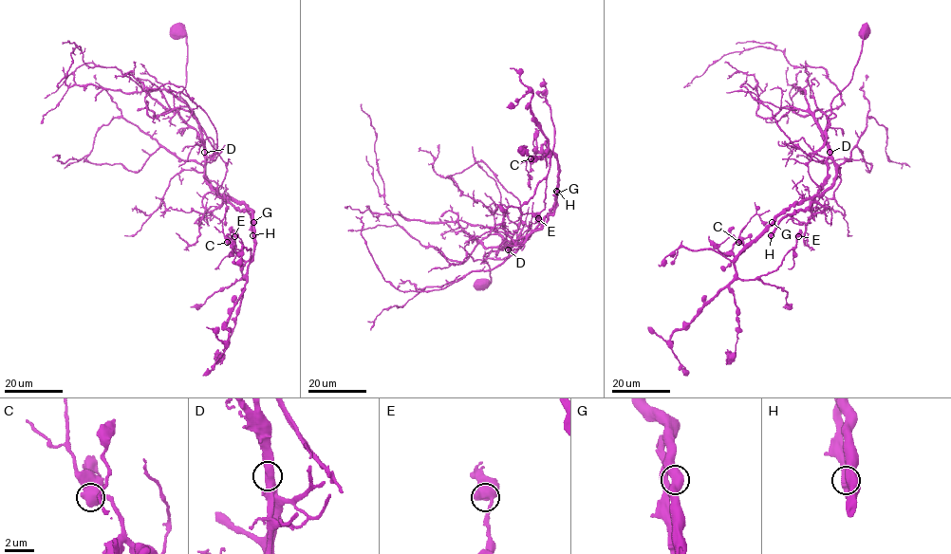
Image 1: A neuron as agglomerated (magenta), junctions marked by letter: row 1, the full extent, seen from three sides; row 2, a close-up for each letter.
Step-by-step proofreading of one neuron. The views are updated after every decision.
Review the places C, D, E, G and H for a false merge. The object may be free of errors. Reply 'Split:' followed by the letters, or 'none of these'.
Split: D

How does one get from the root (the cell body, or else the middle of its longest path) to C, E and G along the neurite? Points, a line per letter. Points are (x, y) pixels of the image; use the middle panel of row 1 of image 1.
C: (480, 285), (491, 281), (483, 256), (531, 228), (522, 239), (529, 236), (555, 202), (557, 156), (531, 158)
E: (480, 285), (491, 281), (483, 256), (531, 228), (522, 239), (529, 236), (550, 212), (552, 154), (538, 218)
G: (480, 285), (491, 281), (483, 256), (512, 246), (531, 228), (522, 239), (529, 236), (550, 212), (557, 192)

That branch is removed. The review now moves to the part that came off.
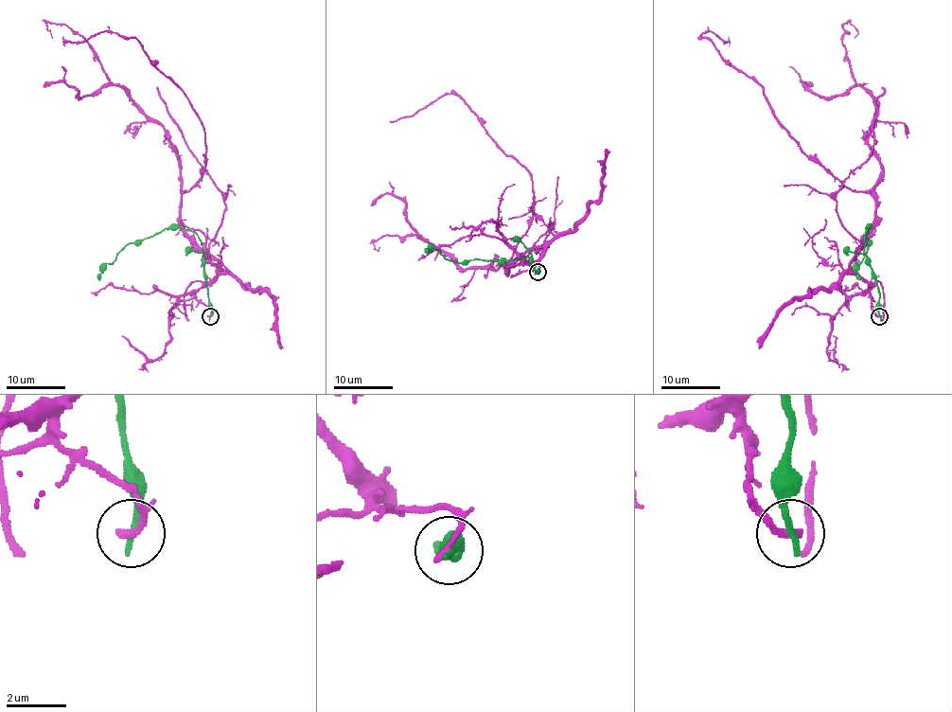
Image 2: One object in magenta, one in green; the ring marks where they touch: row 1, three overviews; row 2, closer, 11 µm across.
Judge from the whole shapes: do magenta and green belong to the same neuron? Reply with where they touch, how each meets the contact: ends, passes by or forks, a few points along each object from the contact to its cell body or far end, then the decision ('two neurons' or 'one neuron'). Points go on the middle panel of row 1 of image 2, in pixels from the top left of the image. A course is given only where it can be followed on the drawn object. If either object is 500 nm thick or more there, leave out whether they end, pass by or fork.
at (537, 272); magenta ends there; green ends there; magenta runs (537, 272), (522, 261), (545, 243), (508, 267), (529, 227), (530, 173), (464, 101), (446, 94), (389, 120); green runs (537, 272), (530, 262), (530, 257), (456, 262), (433, 248), (427, 252); two neurons

